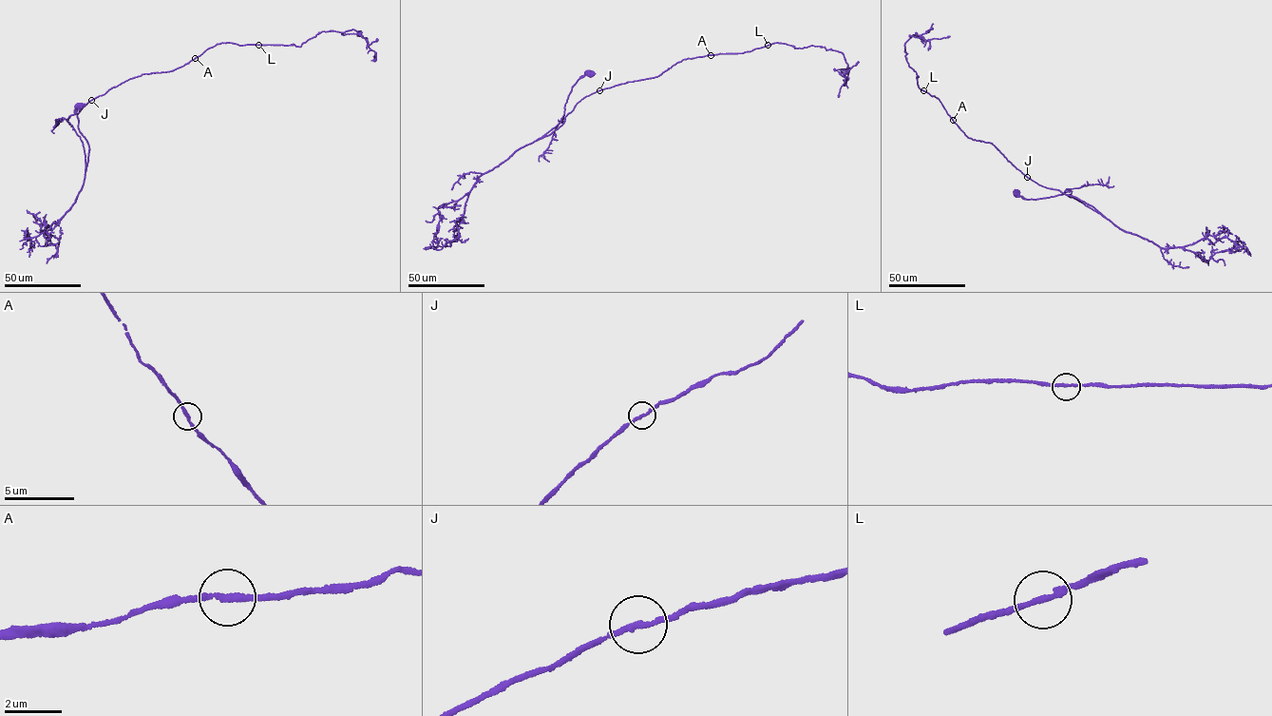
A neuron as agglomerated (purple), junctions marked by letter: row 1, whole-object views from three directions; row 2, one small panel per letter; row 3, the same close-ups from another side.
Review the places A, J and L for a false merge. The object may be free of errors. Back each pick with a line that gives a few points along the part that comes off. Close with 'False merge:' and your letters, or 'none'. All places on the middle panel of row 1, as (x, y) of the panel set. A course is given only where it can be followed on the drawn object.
False merge: none

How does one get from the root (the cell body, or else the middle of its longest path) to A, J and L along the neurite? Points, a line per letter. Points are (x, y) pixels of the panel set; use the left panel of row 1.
A: (79, 106), (67, 121), (83, 145), (85, 167), (88, 146), (77, 117), (86, 103), (130, 79), (195, 58)
J: (79, 106), (67, 121), (83, 145), (85, 167), (88, 146), (79, 130), (77, 116), (91, 100)
L: (79, 106), (67, 121), (85, 167), (77, 116), (90, 101), (220, 43), (258, 45)

